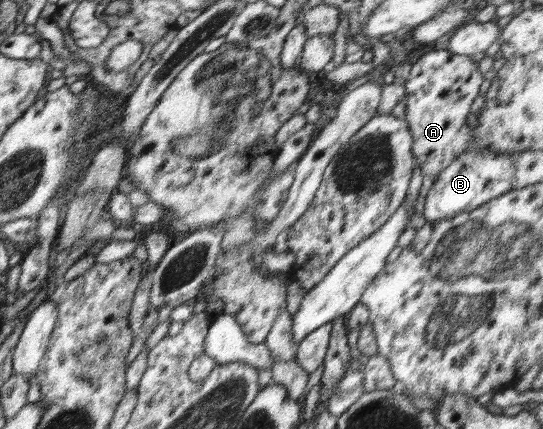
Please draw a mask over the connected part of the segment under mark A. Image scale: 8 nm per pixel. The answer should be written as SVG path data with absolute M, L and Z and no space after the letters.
M449 49L432 50L412 66L404 82L407 106L404 119L413 137L412 153L424 175L436 176L466 151L470 132L467 114L479 96L484 74L470 56L453 54Z

